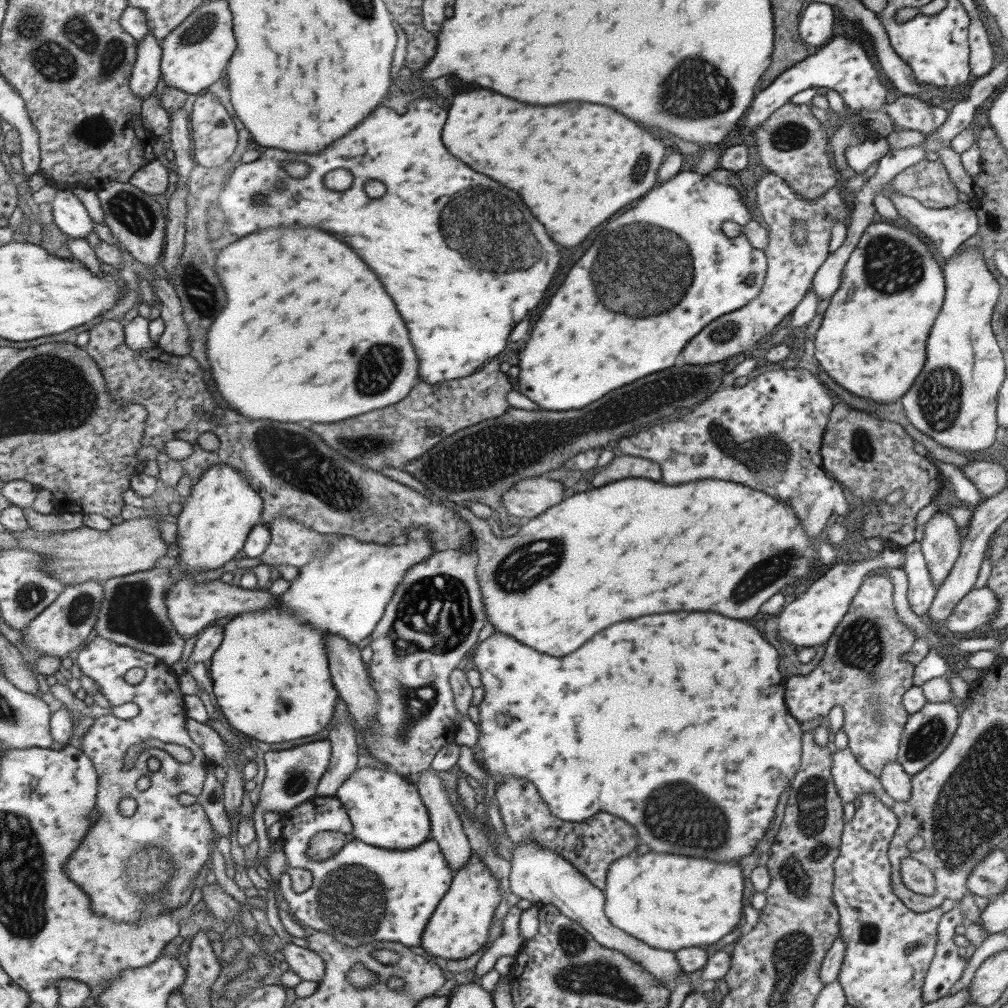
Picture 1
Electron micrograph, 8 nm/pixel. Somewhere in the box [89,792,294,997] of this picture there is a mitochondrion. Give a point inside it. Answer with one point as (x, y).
(153, 871)

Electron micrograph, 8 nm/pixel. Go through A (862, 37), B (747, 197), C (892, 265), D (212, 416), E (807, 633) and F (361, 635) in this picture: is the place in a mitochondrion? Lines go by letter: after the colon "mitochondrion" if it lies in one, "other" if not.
A: other
B: other
C: mitochondrion
D: other
E: other
F: other

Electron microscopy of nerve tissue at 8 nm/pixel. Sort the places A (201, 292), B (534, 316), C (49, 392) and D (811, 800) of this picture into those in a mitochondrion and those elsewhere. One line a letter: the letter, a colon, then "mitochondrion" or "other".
A: mitochondrion
B: other
C: mitochondrion
D: mitochondrion

